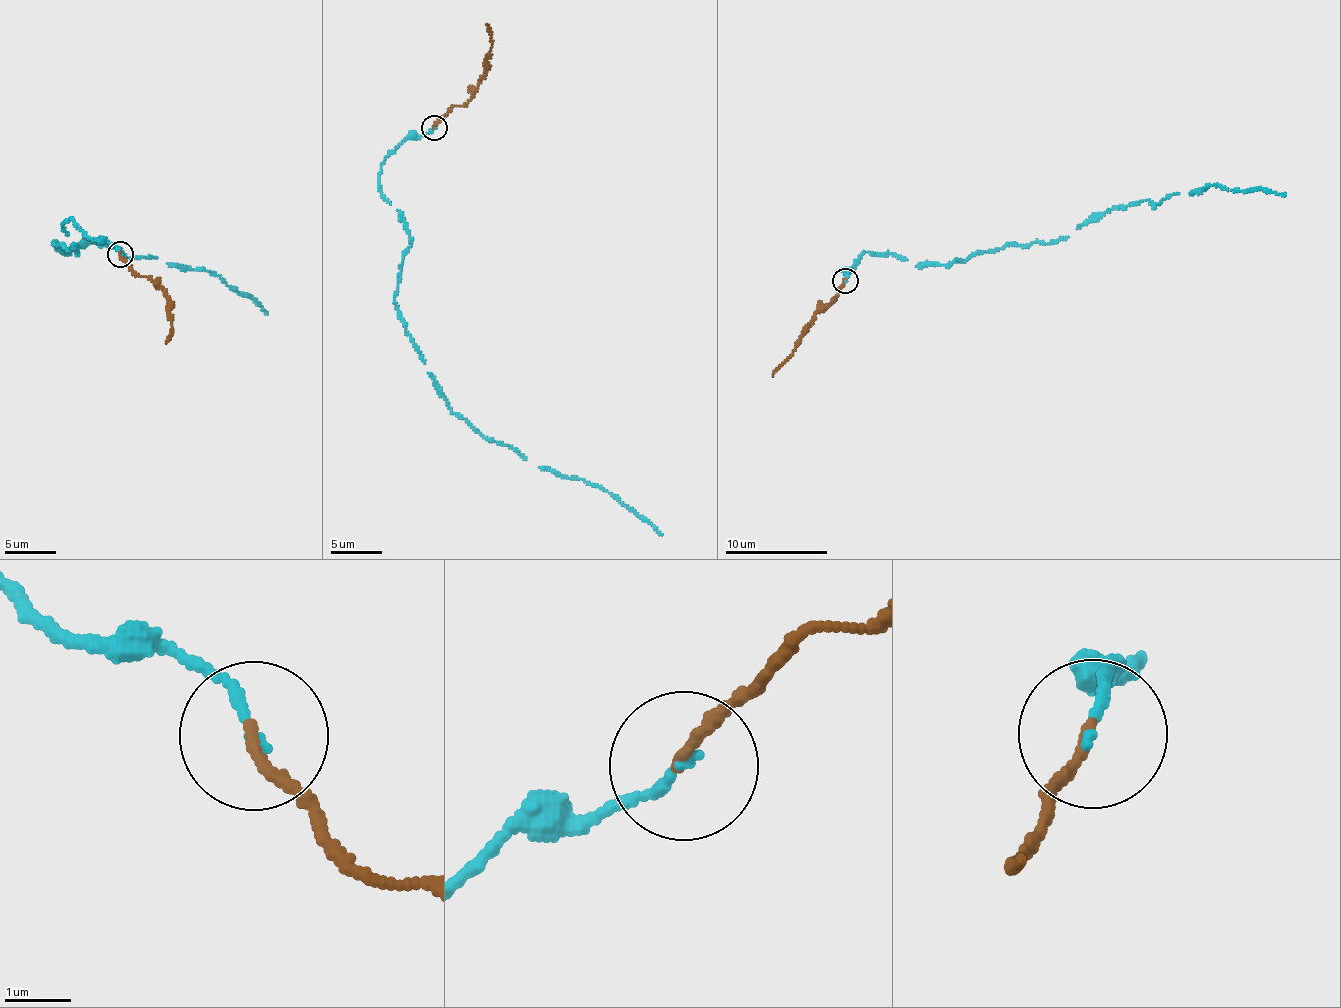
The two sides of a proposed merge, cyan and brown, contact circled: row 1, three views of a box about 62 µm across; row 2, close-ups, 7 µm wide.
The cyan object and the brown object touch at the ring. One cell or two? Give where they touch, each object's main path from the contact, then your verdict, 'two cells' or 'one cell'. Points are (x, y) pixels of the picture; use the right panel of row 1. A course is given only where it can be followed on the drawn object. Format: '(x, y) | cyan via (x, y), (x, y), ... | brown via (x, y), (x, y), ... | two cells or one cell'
(845, 280) | cyan via (846, 281), (865, 251), (951, 265), (1056, 243), (1113, 209), (1214, 184), (1285, 195) | brown via (846, 279), (839, 292), (815, 314), (788, 360), (773, 376) | one cell

